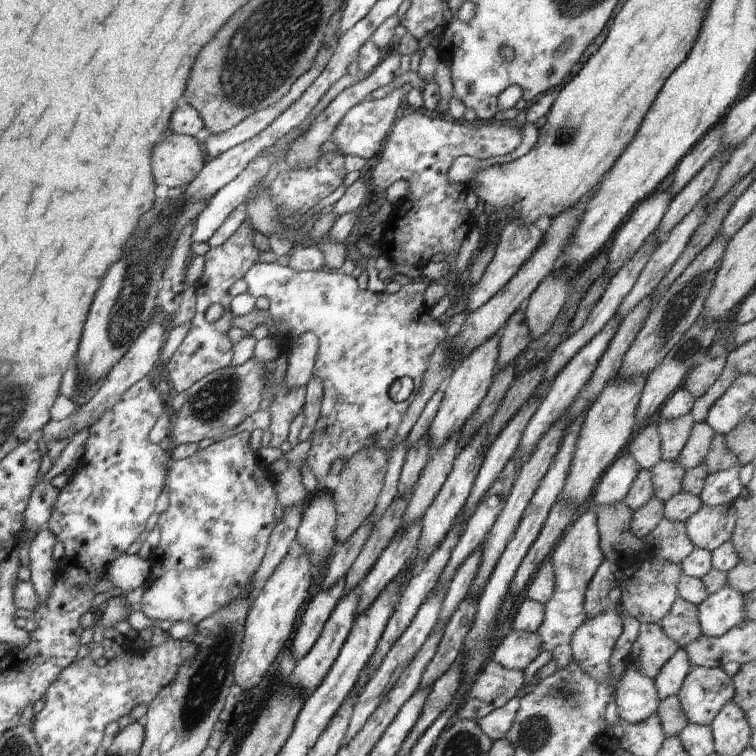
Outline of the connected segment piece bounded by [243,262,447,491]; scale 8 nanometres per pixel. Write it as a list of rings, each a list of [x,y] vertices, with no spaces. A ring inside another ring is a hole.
[[[277,262],[270,264],[254,264],[244,274],[244,282],[248,285],[248,293],[253,297],[264,296],[270,301],[267,310],[273,324],[285,325],[287,334],[276,338],[282,343],[292,343],[306,332],[312,332],[319,341],[319,350],[313,367],[313,376],[322,384],[323,402],[321,416],[316,422],[312,434],[312,448],[306,458],[306,466],[310,468],[318,481],[318,489],[326,491],[326,478],[332,463],[338,458],[350,459],[354,454],[368,448],[392,449],[396,432],[402,423],[409,402],[416,399],[415,393],[422,387],[425,373],[433,353],[446,341],[447,332],[438,320],[430,316],[431,310],[423,302],[429,282],[424,278],[402,286],[396,294],[372,293],[368,289],[360,290],[357,280],[341,271],[319,269],[318,271],[298,271],[290,266],[283,267]],[[408,376],[414,381],[414,393],[409,401],[396,403],[390,399],[389,389],[399,378]]]

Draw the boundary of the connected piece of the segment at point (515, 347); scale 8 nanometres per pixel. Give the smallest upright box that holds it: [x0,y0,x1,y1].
[496,311,531,372]

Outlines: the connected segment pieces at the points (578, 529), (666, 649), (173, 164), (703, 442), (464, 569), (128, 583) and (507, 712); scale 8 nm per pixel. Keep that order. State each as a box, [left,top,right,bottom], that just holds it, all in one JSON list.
[[537,510,604,669],[630,623,679,680],[152,134,207,188],[676,422,715,472],[439,546,481,623],[103,554,150,595],[477,674,540,742]]

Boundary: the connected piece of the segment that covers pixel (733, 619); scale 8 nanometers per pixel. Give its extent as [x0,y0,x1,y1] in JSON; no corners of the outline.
[698,586,747,637]

